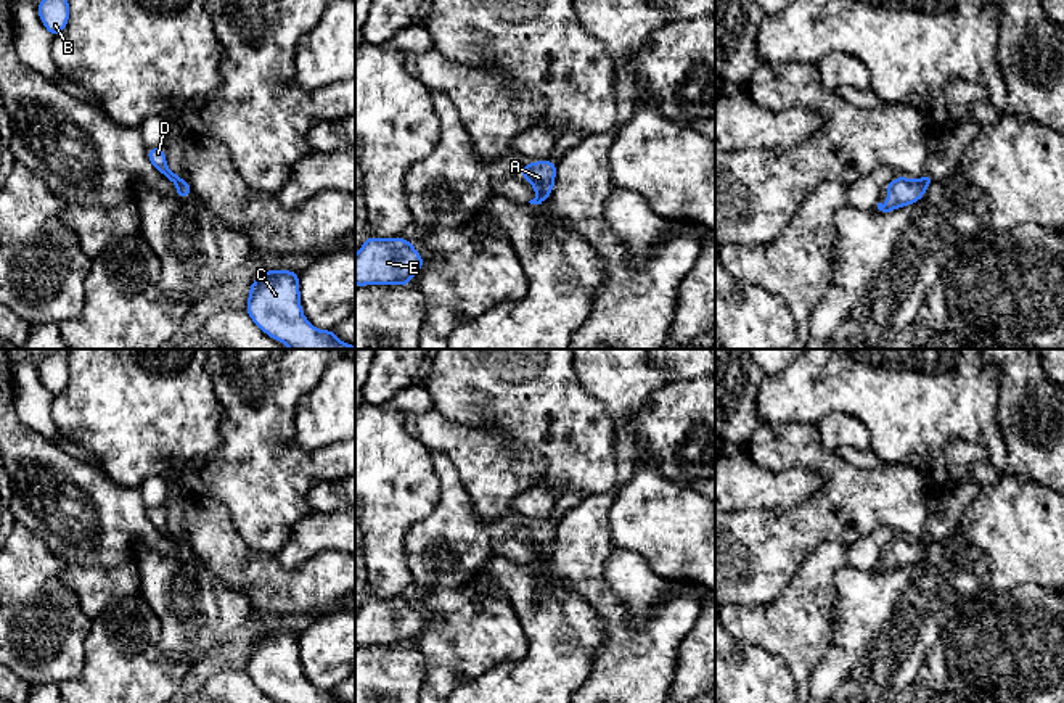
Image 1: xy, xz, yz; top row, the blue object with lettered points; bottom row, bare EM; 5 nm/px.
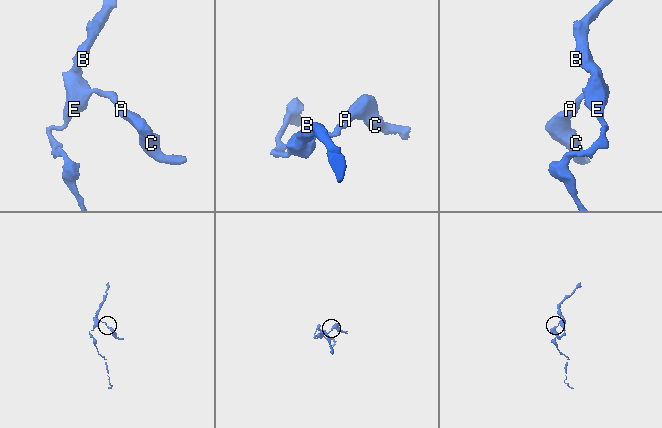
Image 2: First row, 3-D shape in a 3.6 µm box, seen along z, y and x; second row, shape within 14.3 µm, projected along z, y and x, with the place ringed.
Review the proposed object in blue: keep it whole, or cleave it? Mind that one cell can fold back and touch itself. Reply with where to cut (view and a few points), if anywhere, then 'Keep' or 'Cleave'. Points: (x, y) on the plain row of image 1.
Split along xy (184, 542), (177, 546). Cleave

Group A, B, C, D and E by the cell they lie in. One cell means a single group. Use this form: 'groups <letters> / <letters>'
groups A C / B D E

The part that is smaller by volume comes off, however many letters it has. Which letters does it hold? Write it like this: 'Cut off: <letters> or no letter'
Cut off: A, C

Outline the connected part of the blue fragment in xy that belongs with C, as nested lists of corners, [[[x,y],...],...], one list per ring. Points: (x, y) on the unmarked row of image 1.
[[[264,631],[251,643],[246,672],[280,703],[344,703],[333,690],[318,690],[305,679],[299,634],[293,631]]]

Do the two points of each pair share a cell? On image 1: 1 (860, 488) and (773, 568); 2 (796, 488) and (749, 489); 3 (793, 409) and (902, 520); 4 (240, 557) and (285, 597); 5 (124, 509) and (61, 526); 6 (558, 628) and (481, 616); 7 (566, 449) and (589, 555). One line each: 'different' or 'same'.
1: same
2: same
3: different
4: same
5: same
6: different
7: different

